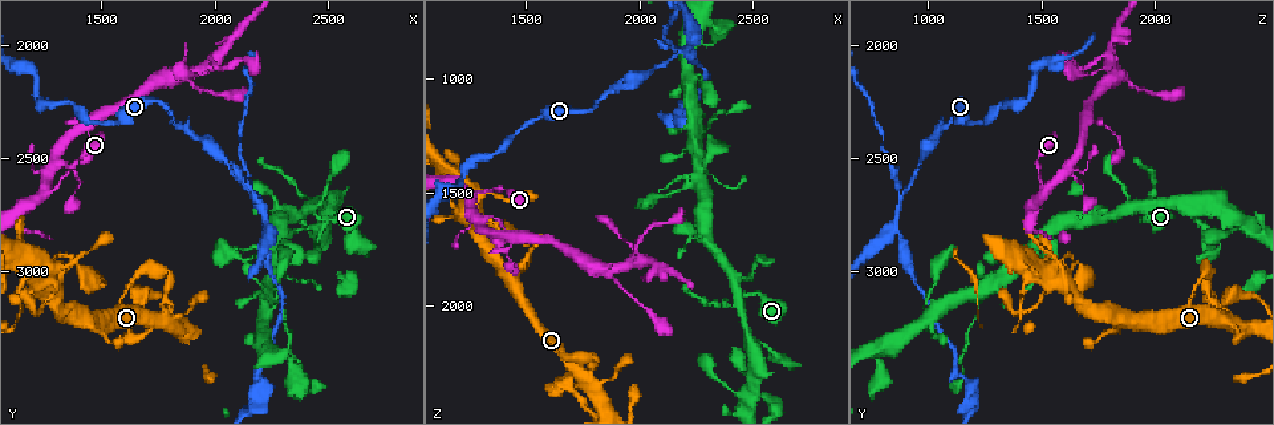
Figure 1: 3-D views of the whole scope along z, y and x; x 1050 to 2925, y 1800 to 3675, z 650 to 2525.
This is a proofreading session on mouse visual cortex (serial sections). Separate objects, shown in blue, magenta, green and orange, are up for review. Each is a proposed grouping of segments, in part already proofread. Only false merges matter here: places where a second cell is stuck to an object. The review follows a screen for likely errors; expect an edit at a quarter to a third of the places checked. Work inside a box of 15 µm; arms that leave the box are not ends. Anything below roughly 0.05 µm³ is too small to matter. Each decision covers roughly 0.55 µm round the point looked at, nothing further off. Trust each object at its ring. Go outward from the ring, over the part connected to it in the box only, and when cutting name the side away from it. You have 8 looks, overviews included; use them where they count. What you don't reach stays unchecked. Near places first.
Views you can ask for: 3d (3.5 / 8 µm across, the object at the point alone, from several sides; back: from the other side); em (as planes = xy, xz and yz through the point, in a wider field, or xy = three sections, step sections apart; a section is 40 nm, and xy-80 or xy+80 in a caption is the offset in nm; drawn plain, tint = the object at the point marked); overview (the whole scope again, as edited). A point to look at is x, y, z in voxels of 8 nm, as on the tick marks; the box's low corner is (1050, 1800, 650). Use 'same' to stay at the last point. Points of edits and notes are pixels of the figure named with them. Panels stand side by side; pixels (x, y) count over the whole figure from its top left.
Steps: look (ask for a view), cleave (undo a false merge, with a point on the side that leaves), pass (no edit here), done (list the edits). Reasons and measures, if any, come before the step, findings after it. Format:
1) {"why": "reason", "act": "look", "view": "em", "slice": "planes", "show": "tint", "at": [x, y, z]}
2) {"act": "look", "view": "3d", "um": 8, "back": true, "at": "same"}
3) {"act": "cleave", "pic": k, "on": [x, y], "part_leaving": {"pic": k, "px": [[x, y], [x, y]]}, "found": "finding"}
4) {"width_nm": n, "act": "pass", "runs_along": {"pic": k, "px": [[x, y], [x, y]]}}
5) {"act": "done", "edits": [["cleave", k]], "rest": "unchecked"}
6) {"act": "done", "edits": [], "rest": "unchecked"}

{"act": "look", "view": "3d", "um": 8, "at": [1340, 2970, 1510]}

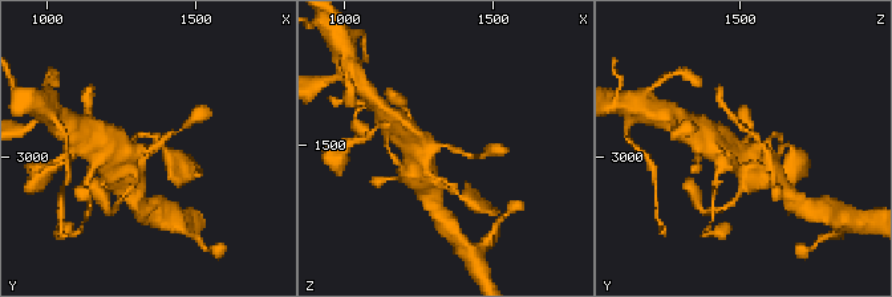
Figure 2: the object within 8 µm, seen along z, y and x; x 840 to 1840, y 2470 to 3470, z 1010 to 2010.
{"why": "now the EM", "act": "look", "view": "em", "slice": "xy", "step": 5, "show": "tint", "at": [1360, 2980, 1510]}

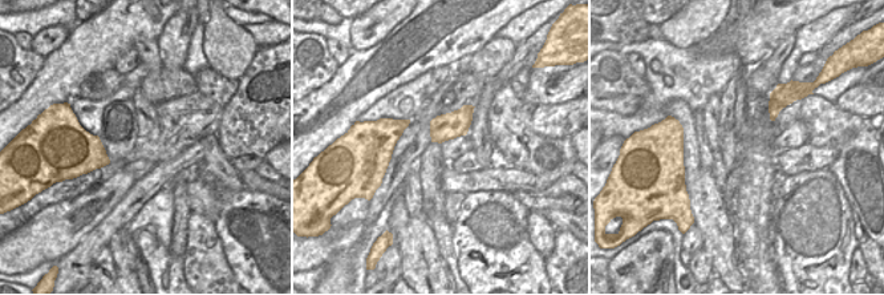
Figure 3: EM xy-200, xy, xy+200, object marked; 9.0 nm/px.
{"arm_widths_nm": [150, 600], "act": "pass", "runs_along": {"pic": 2, "px": [[124, 162], [181, 129]]}, "found": "all the same cell"}

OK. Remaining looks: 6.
{"why": "sharp bend", "act": "look", "view": "3d", "um": 3.5, "at": [1300, 2530, 1620]}

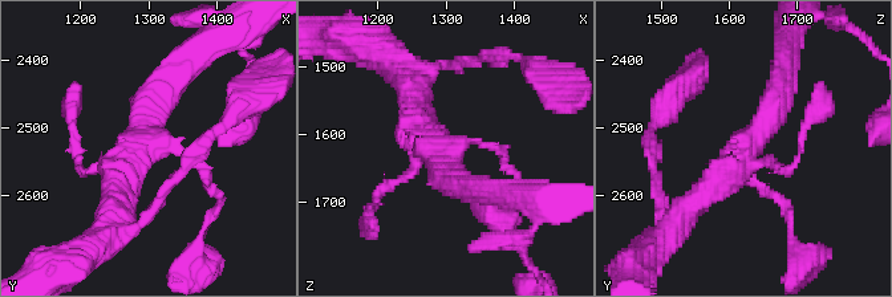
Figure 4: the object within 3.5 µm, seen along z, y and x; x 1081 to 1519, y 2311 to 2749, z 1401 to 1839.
{"why": "shape alone is not enough", "act": "look", "view": "em", "slice": "xy", "step": 5, "show": "tint", "at": [1290, 2520, 1630]}

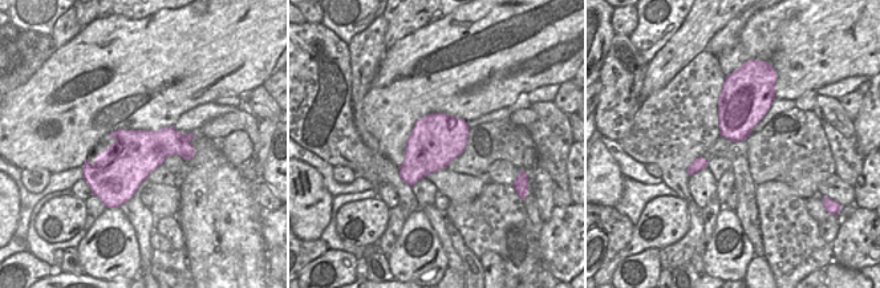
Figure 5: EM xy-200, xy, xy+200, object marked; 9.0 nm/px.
{"width_nm": 480, "act": "pass", "runs_along": {"pic": 4, "px": [[693, 204], [769, 118], [782, 74]]}, "found": "one cell here"}

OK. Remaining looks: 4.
{"why": "two arms in line, one across", "act": "look", "view": "3d", "um": 8, "at": [2170, 2670, 890]}

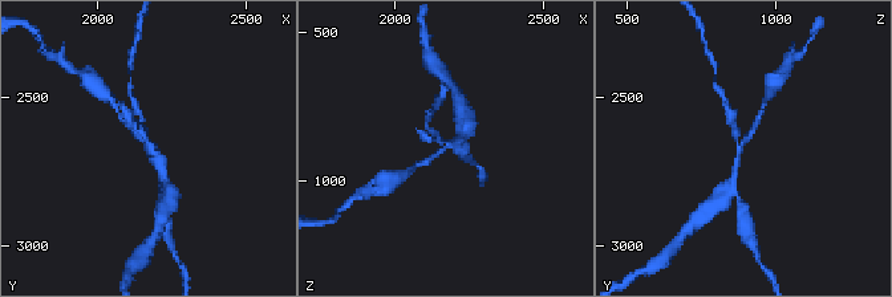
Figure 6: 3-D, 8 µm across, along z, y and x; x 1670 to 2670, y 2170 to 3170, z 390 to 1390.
{"act": "look", "view": "em", "slice": "xy", "step": 5, "show": "tint", "at": [2180, 2660, 890]}

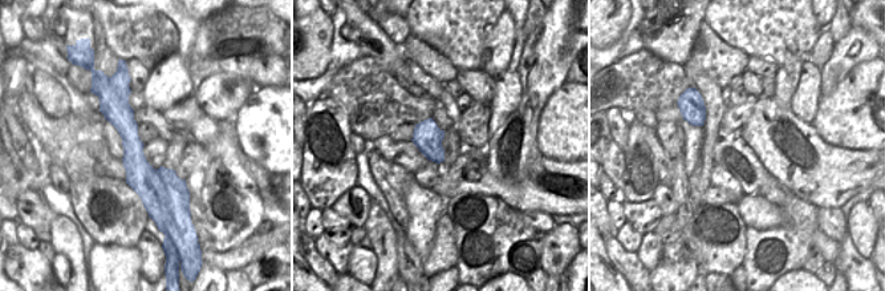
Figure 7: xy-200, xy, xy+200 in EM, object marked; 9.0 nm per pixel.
{"act": "cleave", "pic": 6, "on": [436, 137], "border": {"pic": 7, "px": [[155, 170], [170, 203]]}, "found": "two cells meet here"}

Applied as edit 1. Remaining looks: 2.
{"act": "done", "edits": [["cleave", 6]], "rest": "unchecked"}

